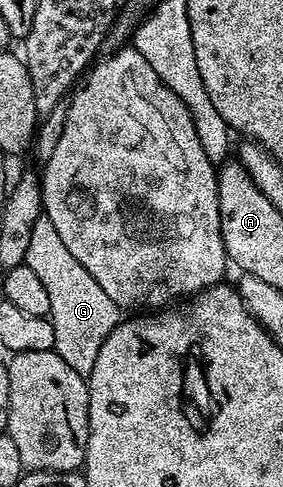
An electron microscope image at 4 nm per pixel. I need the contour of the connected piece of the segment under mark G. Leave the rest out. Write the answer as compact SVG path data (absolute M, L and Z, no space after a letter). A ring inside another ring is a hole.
M41 215L38 223L34 223L34 232L30 235L30 247L26 247L26 264L30 271L36 272L38 279L46 287L50 295L50 311L48 317L54 327L54 350L74 369L86 375L94 367L94 359L98 359L98 351L102 343L114 331L114 327L122 320L122 309L98 287L98 282L74 255L62 243L58 230L50 219Z

